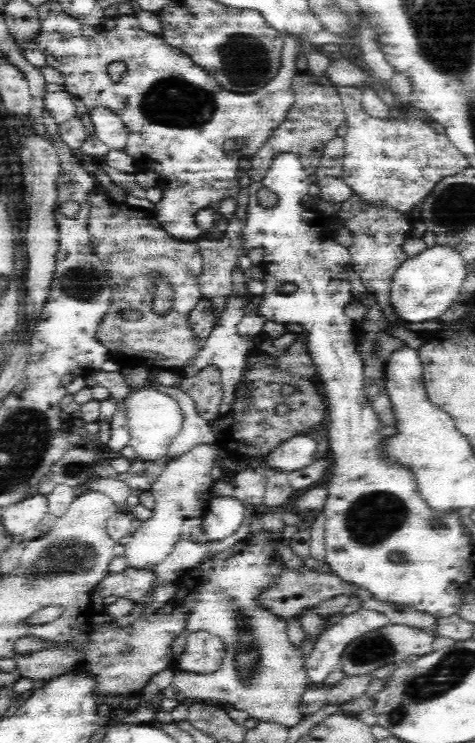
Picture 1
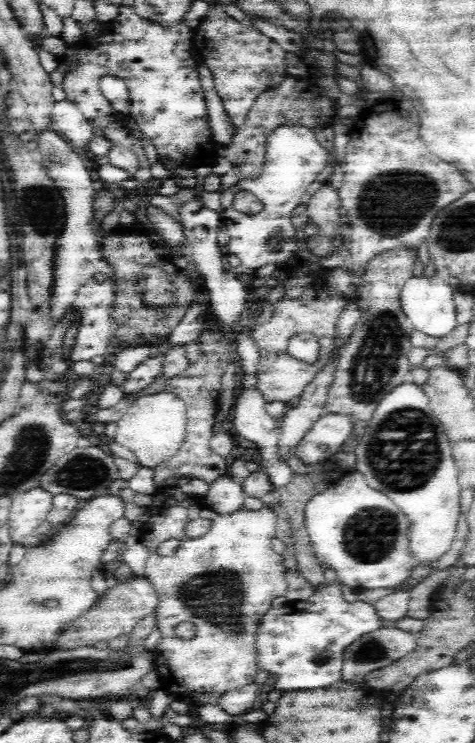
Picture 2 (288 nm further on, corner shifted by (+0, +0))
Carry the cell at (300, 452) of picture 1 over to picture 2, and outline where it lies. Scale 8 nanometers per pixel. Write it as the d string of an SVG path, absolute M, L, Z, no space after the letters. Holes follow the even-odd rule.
M324 414L310 432L300 440L298 456L304 464L318 464L330 460L342 444L354 434L356 422L348 414Z

